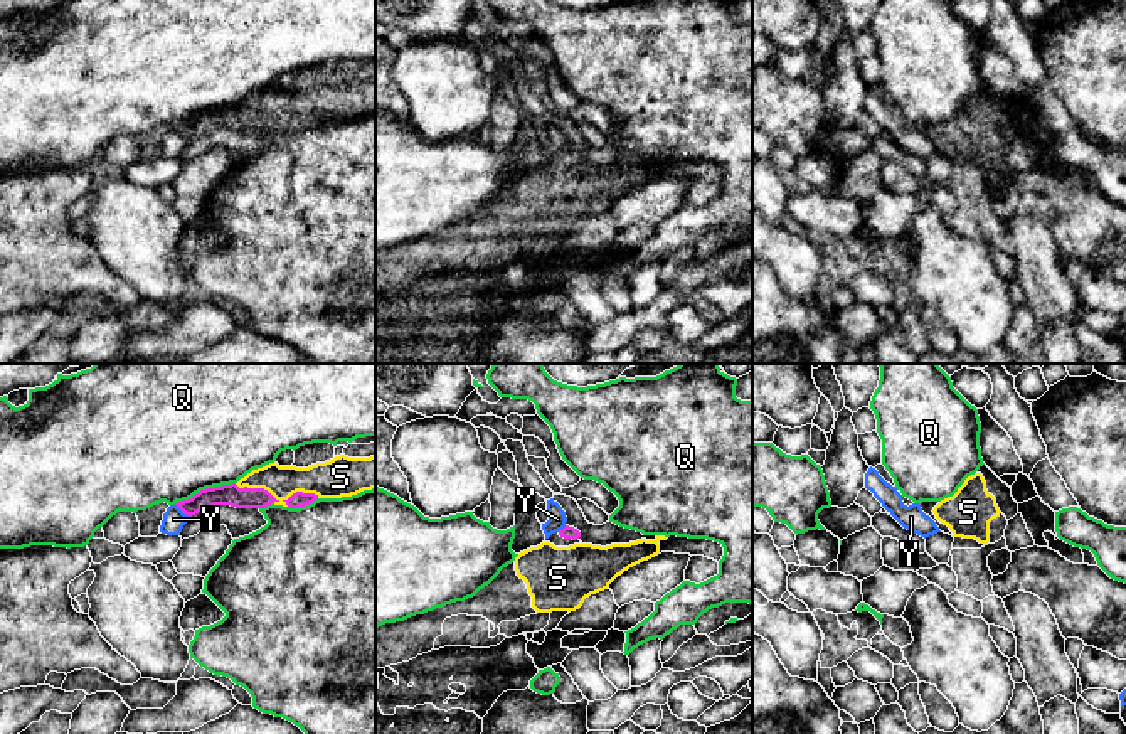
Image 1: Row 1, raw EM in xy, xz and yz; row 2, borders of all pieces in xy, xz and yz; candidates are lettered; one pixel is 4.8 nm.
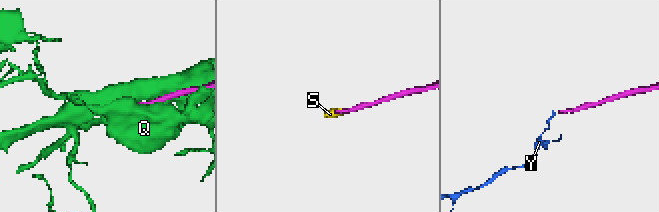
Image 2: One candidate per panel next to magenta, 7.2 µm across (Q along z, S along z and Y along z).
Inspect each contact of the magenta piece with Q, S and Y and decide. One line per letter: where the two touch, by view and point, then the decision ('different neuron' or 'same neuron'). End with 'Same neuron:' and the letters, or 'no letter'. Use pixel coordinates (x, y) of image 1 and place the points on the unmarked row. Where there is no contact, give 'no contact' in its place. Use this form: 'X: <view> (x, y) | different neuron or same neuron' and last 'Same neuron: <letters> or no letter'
Q: xy (206, 111) | different neuron
S: xy (275, 122) | same neuron
Y: xy (182, 133) | different neuron
Same neuron: S

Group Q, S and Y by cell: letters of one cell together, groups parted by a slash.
Q / S / Y

